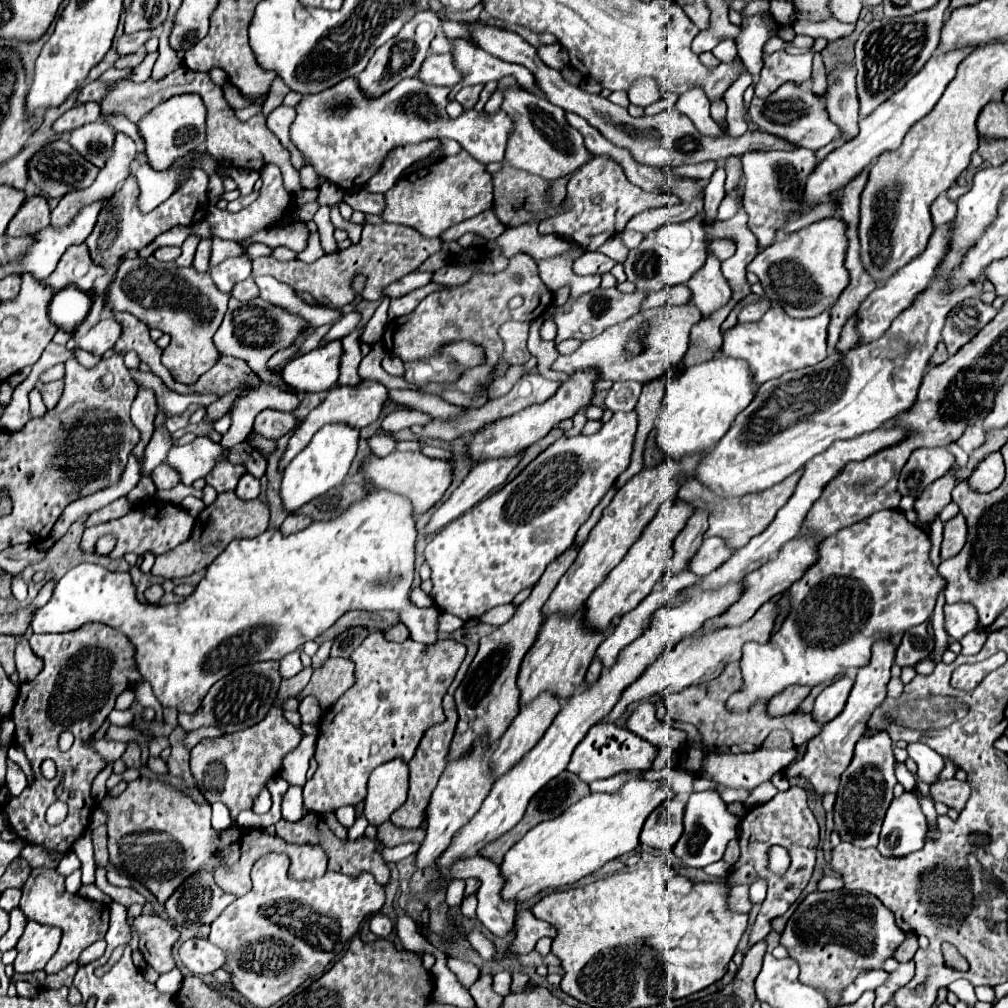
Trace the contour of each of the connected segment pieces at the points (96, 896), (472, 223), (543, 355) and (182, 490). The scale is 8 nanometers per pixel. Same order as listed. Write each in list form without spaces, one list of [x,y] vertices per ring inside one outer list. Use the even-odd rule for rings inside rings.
[[[92,884],[92,886],[82,886],[82,888],[80,888],[80,896],[82,896],[82,898],[96,900],[96,902],[102,902],[102,904],[110,904],[110,902],[112,902],[112,898],[106,896],[102,890],[98,890],[94,884]]]
[[[486,210],[482,212],[480,216],[474,216],[470,220],[464,220],[452,228],[448,228],[446,232],[440,234],[440,240],[442,242],[448,242],[448,240],[458,240],[462,234],[466,232],[476,232],[480,236],[484,236],[486,240],[496,240],[506,228],[498,222],[496,214],[492,210]]]
[[[540,317],[531,322],[529,337],[527,341],[528,350],[537,358],[537,370],[542,376],[554,381],[564,382],[568,380],[570,375],[554,372],[550,366],[559,356],[554,341],[543,341],[540,338],[540,327],[544,322],[544,318]]]
[[[179,483],[174,488],[169,490],[157,490],[155,498],[173,504],[180,504],[188,495],[193,495],[199,499],[203,496],[202,491],[195,489],[192,485],[186,486]]]

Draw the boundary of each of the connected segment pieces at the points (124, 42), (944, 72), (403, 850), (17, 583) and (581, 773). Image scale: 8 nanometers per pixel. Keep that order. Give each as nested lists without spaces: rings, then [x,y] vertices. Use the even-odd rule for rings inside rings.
[[[136,32],[136,34],[122,34],[118,40],[116,40],[116,52],[118,56],[126,56],[126,54],[132,54],[132,52],[138,52],[142,50],[144,42],[152,36],[152,32]]]
[[[974,46],[960,48],[960,50],[950,50],[946,54],[944,52],[936,52],[926,62],[926,66],[912,80],[908,80],[908,84],[900,92],[896,92],[892,98],[888,98],[884,104],[880,104],[870,116],[862,118],[860,120],[860,134],[854,140],[850,140],[850,144],[842,144],[840,148],[830,152],[818,164],[818,168],[814,168],[814,172],[810,174],[810,180],[806,182],[806,206],[812,208],[818,200],[824,200],[830,192],[842,190],[856,174],[862,172],[862,168],[866,168],[884,150],[898,148],[898,144],[902,144],[902,138],[906,136],[910,126],[916,124],[920,118],[924,118],[936,106],[936,102],[940,100],[940,96],[946,90],[948,82],[954,78],[956,66],[972,50],[974,50]]]
[[[378,842],[378,850],[384,854],[384,858],[388,862],[400,862],[400,860],[404,860],[408,856],[414,856],[420,850],[420,844],[408,842],[408,844],[400,844],[396,848],[386,848],[382,842]]]
[[[20,573],[12,576],[11,591],[16,600],[21,600],[21,598],[27,598],[28,586],[22,579]]]
[[[598,722],[594,728],[590,728],[586,738],[578,744],[566,770],[576,774],[582,782],[592,782],[592,780],[610,778],[628,770],[648,770],[654,758],[658,756],[658,752],[660,748],[650,748],[650,744],[646,744],[644,740],[638,740],[638,736],[634,736],[632,732],[626,732],[624,728],[616,724]]]

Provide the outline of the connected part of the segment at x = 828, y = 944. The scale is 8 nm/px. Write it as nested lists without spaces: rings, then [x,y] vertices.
[[[848,888],[808,894],[790,916],[780,938],[790,958],[800,964],[800,980],[830,992],[830,996],[838,996],[862,968],[882,968],[884,960],[892,958],[902,942],[904,934],[896,926],[894,914],[876,896],[850,892]]]

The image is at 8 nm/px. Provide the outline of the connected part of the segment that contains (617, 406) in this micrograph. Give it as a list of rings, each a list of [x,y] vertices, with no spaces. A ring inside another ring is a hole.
[[[616,382],[608,396],[606,396],[606,408],[616,412],[616,410],[624,410],[624,412],[630,412],[634,410],[636,402],[638,402],[638,396],[640,396],[640,390],[642,390],[642,384],[634,384],[634,382]]]

